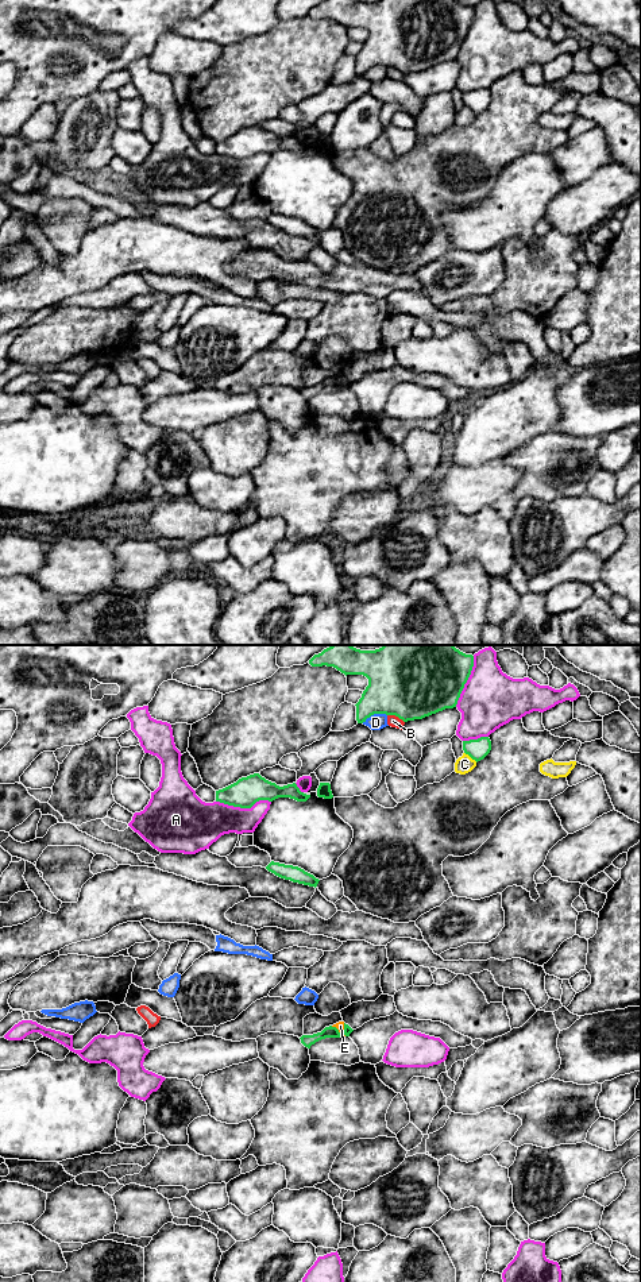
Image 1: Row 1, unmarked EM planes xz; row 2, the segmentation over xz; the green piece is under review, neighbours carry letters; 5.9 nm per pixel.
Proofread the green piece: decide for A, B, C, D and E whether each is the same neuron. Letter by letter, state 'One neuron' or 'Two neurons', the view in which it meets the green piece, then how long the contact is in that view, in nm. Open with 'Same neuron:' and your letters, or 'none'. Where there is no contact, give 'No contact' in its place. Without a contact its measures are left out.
Same neuron: none
A: Two neurons. Touches green in xz. Shared border 320 nm
B: Two neurons. Touches green in xz. Shared border 120 nm
C: Two neurons. Touches green in xz. Shared border 100 nm
D: Two neurons. Touches green in xz. Shared border 160 nm
E: Two neurons. Touches green in xz. Shared border 110 nm

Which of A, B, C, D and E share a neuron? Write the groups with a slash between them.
A / B / C / D / E

